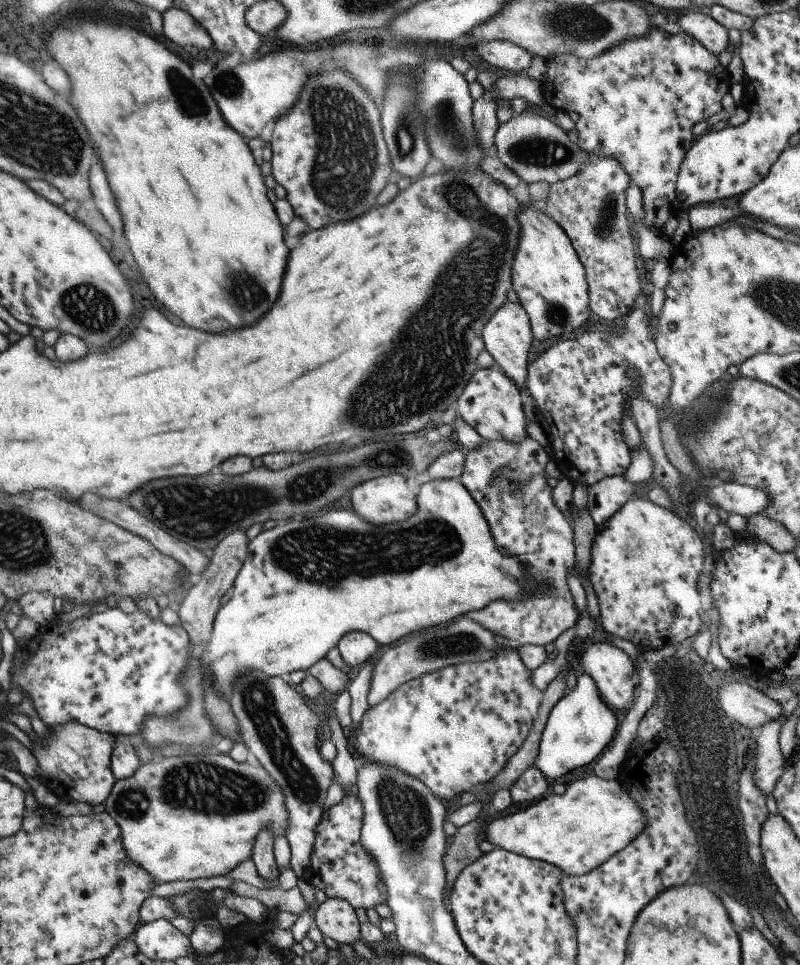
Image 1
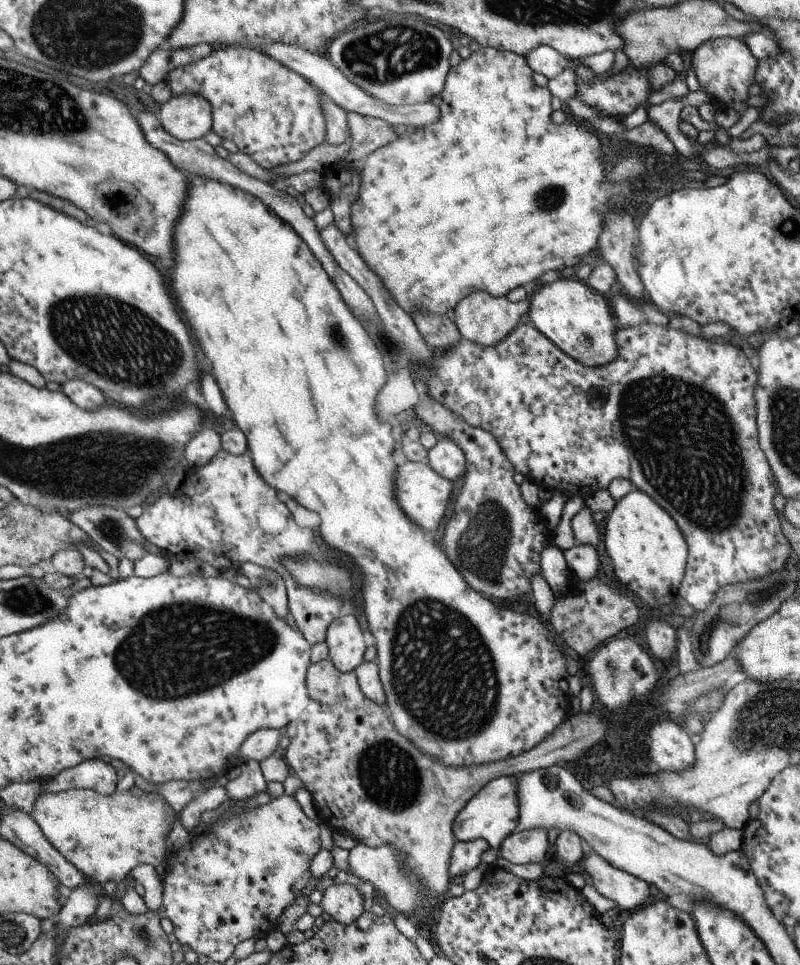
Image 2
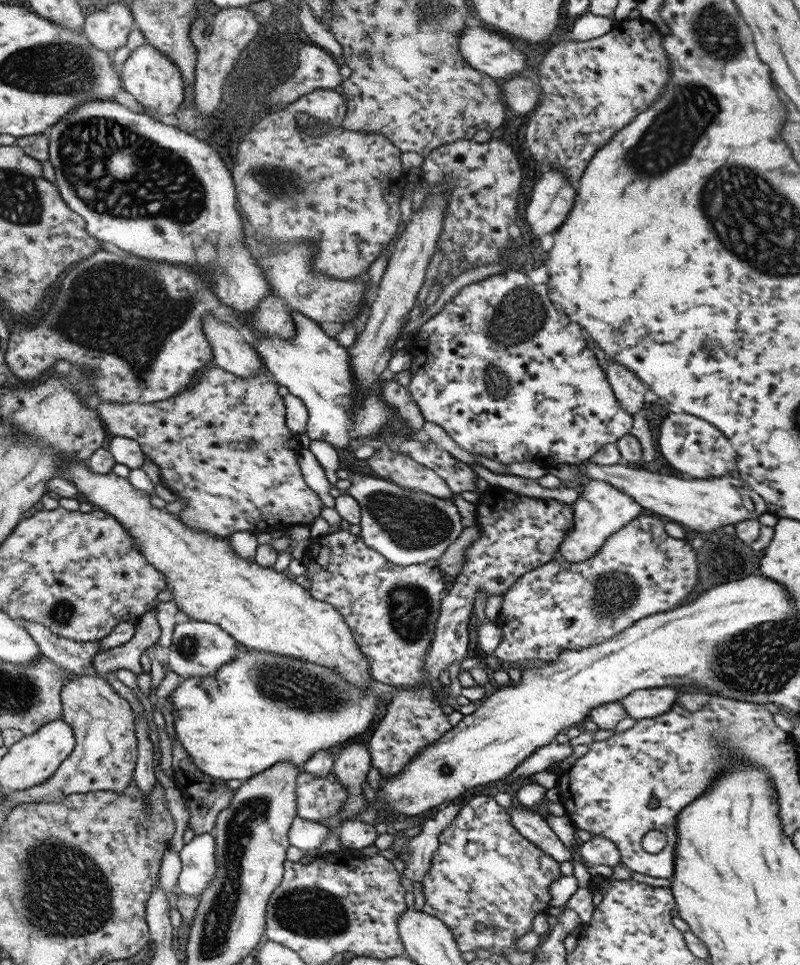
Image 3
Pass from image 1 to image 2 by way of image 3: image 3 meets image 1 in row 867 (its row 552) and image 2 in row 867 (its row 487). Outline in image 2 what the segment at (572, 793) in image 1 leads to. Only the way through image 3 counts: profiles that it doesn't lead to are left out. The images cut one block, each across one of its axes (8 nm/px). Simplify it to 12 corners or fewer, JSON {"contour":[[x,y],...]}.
{"contour":[[585,848],[586,881],[622,910],[649,900],[650,886]]}

